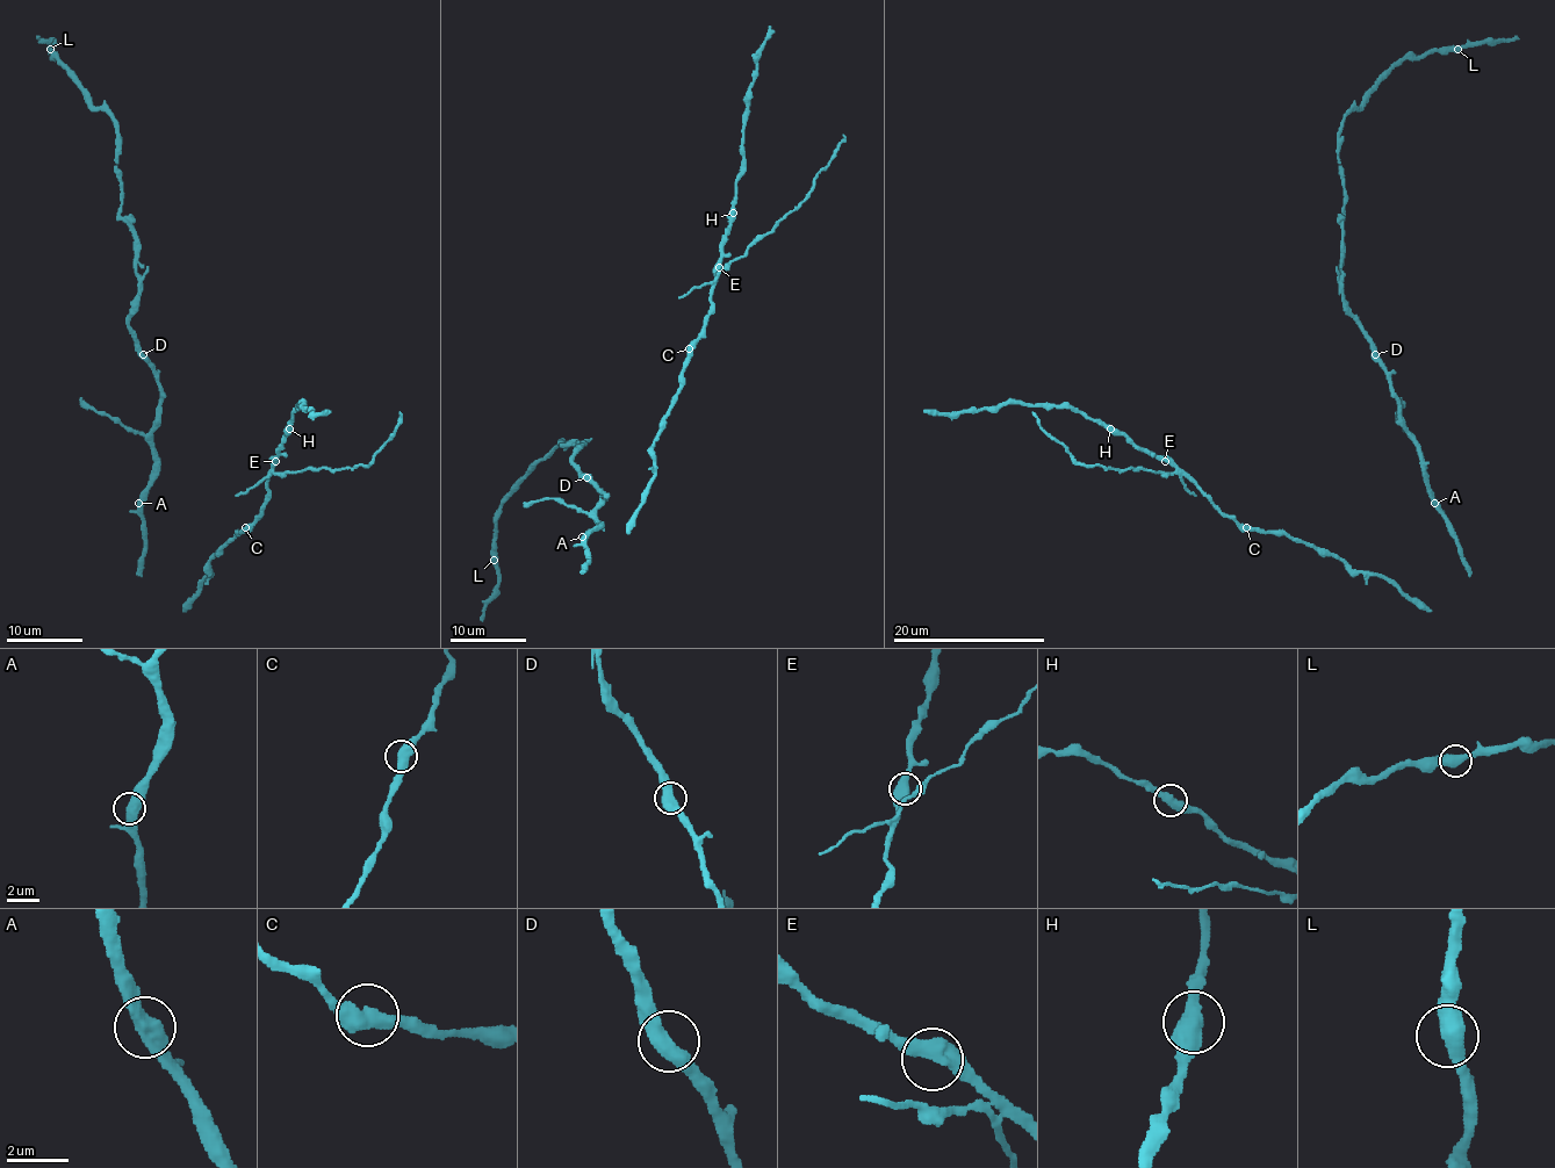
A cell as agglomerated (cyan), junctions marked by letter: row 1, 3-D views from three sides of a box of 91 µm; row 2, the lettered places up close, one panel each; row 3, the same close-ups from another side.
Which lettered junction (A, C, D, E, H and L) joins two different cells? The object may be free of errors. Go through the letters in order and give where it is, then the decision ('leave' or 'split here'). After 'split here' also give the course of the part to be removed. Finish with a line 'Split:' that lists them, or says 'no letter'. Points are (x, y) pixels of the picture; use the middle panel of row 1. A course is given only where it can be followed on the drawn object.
A: place (582, 536); leave
C: place (689, 348); leave
D: place (587, 477); leave
E: place (719, 267); leave
H: place (733, 213); leave
L: place (494, 560); leave
Split: no letter

